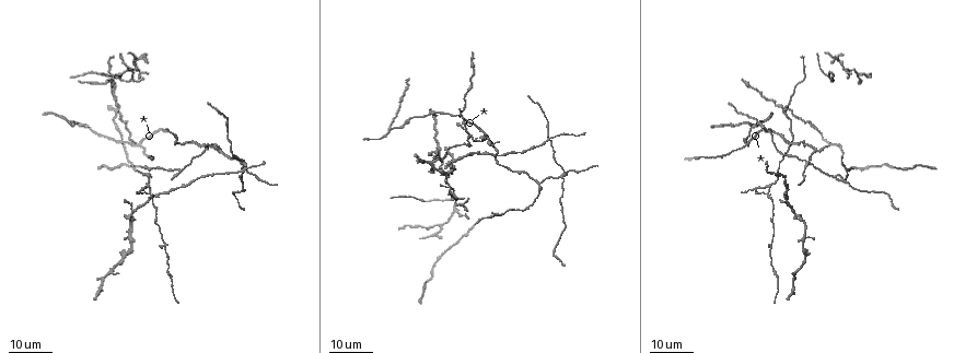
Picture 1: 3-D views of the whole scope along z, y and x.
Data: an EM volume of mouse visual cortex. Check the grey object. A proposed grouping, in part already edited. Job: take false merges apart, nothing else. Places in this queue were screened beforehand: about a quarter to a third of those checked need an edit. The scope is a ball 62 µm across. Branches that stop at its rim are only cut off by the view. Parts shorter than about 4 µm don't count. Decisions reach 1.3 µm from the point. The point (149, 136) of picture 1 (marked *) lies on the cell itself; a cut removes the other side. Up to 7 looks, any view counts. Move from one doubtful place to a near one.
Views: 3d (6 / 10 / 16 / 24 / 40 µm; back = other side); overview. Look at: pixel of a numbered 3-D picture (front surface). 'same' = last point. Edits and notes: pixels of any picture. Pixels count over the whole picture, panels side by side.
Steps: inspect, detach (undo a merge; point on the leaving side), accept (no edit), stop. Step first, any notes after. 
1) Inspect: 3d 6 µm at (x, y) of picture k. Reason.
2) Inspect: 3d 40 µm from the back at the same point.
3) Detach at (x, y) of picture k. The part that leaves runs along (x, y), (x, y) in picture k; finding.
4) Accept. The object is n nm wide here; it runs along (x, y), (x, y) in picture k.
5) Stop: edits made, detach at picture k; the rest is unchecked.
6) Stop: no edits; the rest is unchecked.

Inspect: 3d 24 µm at (770, 188) of picture 1.

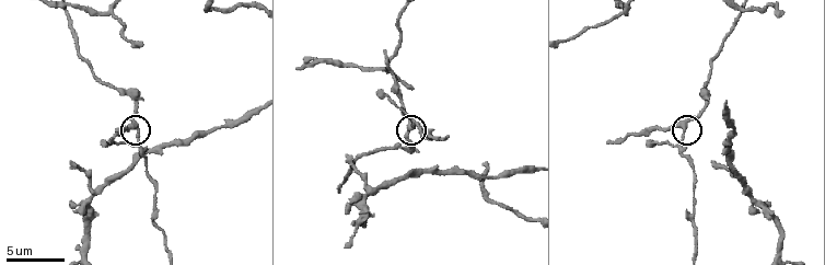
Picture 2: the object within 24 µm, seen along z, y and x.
Inspect: 3d 6 µm at (681, 121) of picture 2.

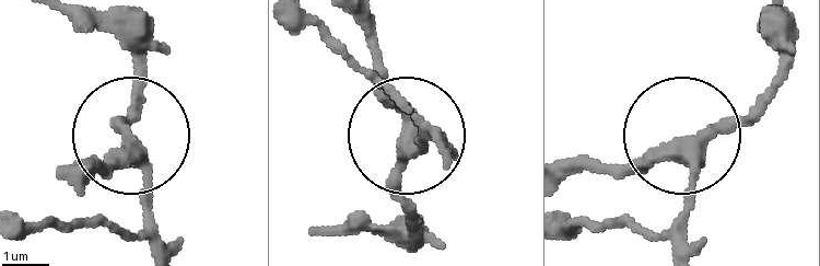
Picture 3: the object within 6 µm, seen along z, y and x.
Inspect: 3d 6 µm from the back at (685, 147) of picture 3.

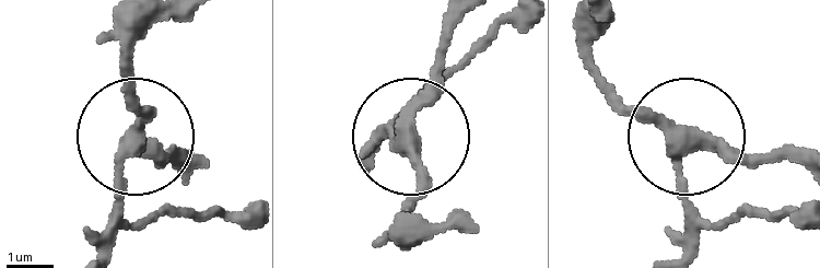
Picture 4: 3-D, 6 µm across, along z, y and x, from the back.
Accept. The object is 280 nm wide here; all the same cell.

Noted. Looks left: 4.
Inspect: 3d 10 µm at (415, 169) of picture 2.

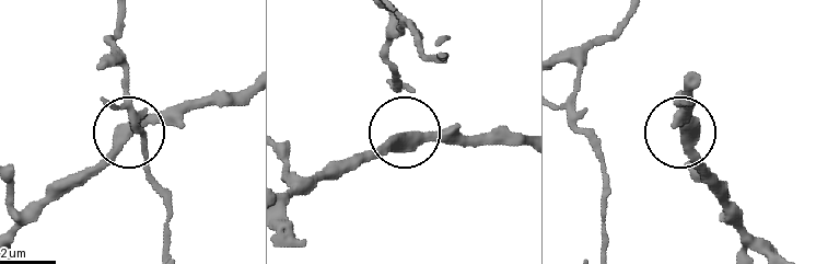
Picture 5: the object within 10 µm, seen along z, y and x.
Inspect: 3d 10 µm from the back at (411, 137) of picture 5.

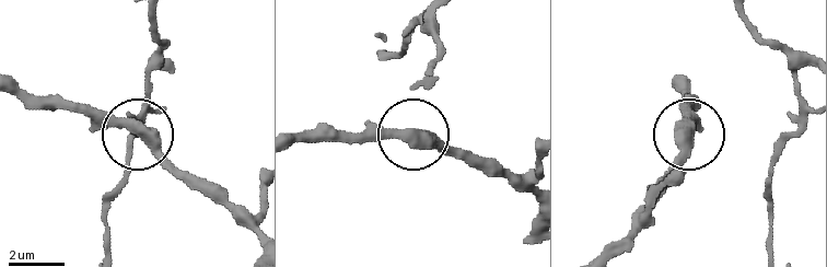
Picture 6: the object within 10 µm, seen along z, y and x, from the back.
Accept. Continuous, no second cell.

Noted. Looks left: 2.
Inspect: 3d 24 µm at (561, 175) of picture 1. Four or more arms meet.

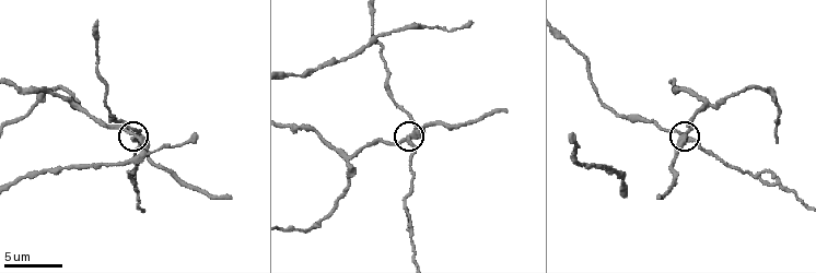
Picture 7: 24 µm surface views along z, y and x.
Inspect: 3d 10 µm at (134, 140) of picture 7.

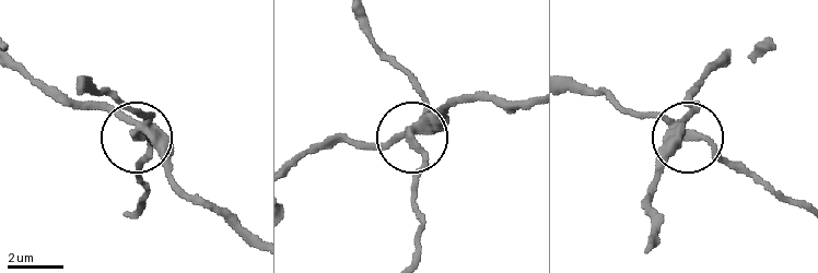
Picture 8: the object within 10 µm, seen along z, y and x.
Detach at (137, 113) of picture 8. The part that leaves runs along (140, 128), (147, 149), (142, 199), (136, 205) in picture 8; two cells meet here.

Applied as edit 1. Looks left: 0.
Stop: edits made, detach at picture 8; the rest is unchecked.

